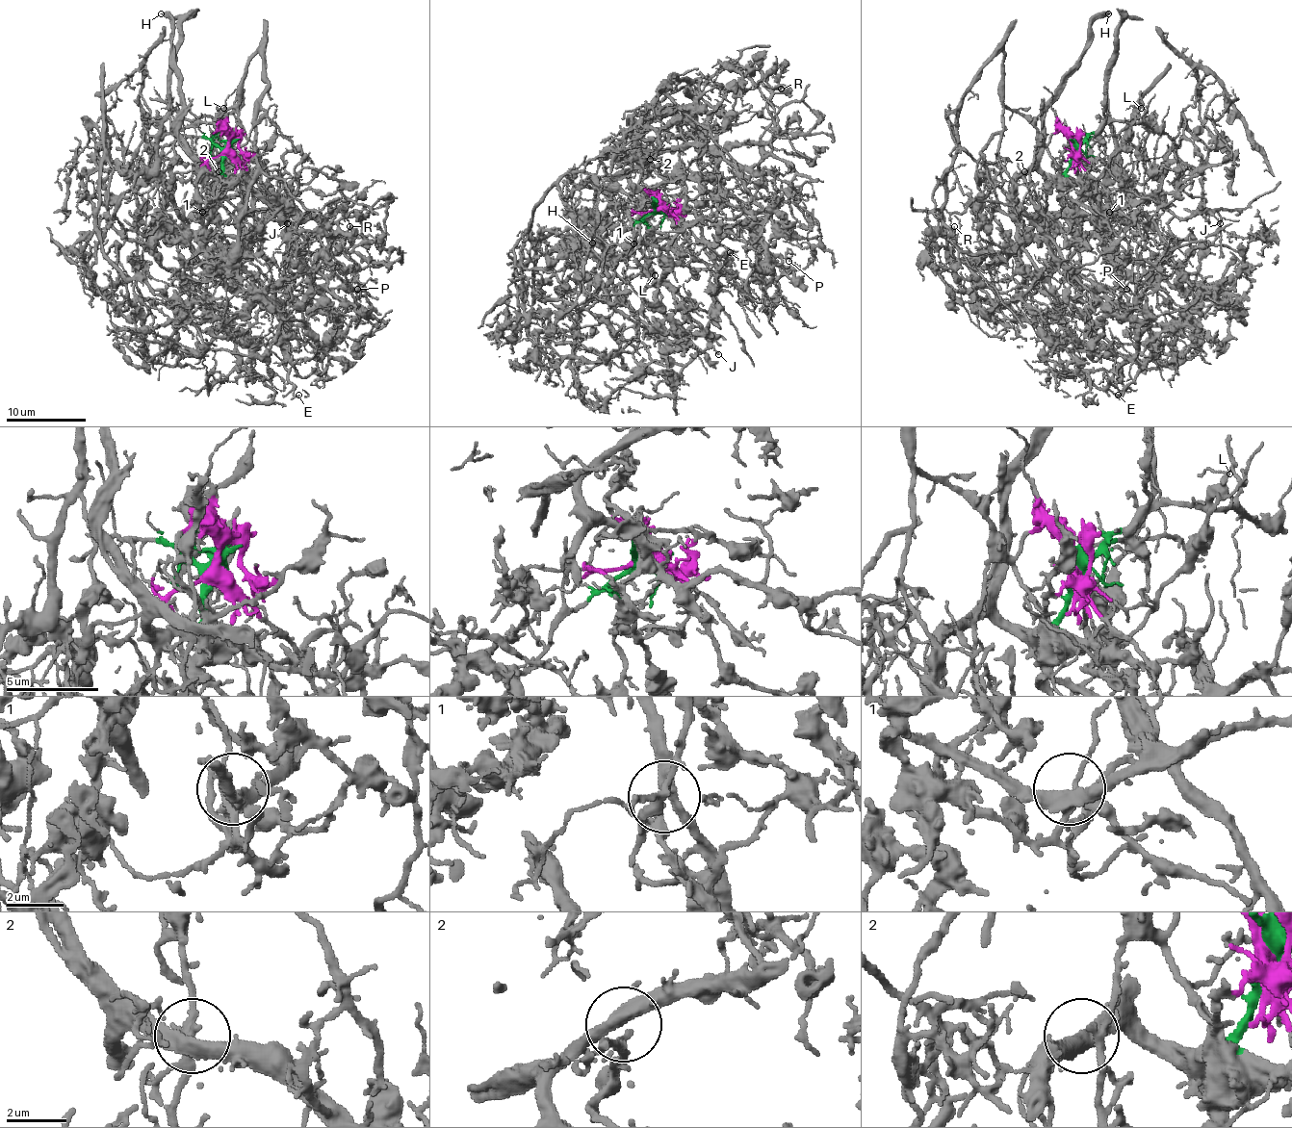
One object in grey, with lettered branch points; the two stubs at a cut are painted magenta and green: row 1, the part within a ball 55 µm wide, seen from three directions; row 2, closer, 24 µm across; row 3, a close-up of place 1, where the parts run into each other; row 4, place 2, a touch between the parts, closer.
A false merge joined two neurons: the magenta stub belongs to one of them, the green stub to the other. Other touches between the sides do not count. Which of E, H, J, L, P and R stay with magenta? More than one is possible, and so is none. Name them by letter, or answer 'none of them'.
E, P

